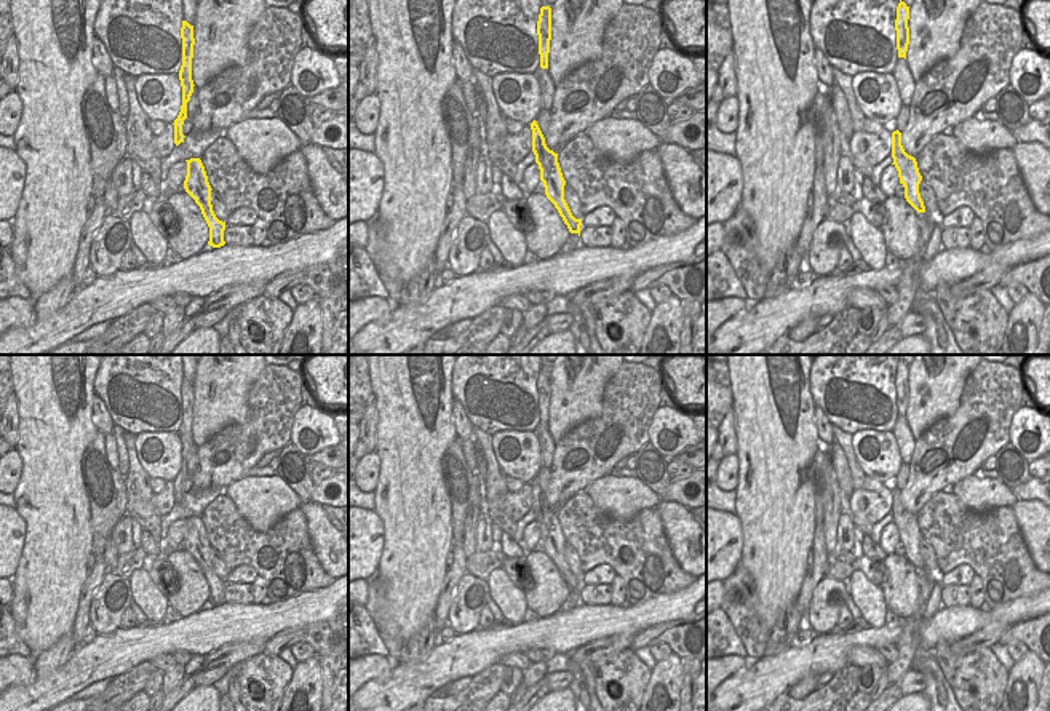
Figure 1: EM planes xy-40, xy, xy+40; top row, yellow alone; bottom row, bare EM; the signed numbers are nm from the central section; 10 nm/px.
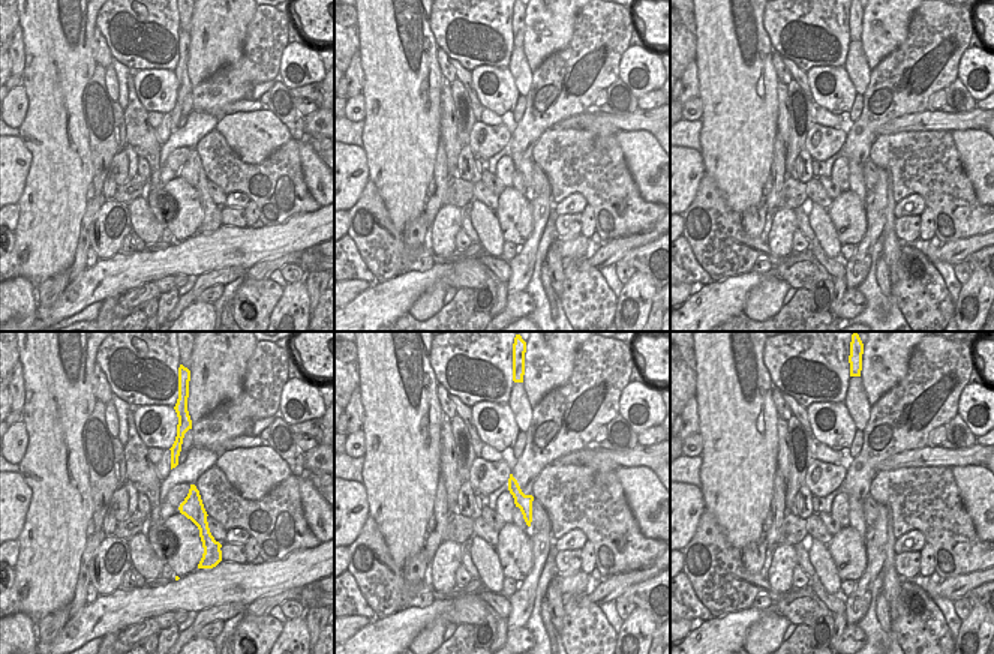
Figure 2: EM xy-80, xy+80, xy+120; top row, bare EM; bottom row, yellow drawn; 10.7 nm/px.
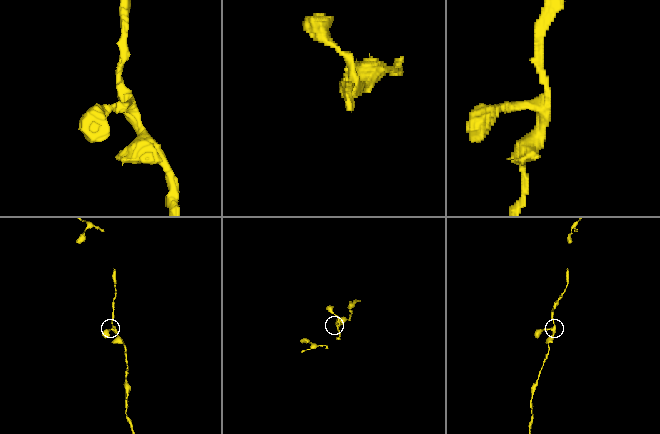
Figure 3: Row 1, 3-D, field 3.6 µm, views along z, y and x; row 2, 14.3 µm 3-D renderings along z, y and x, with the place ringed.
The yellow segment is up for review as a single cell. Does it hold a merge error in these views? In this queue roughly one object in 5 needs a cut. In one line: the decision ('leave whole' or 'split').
leave whole

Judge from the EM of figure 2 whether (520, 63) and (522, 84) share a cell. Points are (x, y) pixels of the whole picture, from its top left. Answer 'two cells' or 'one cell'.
one cell

